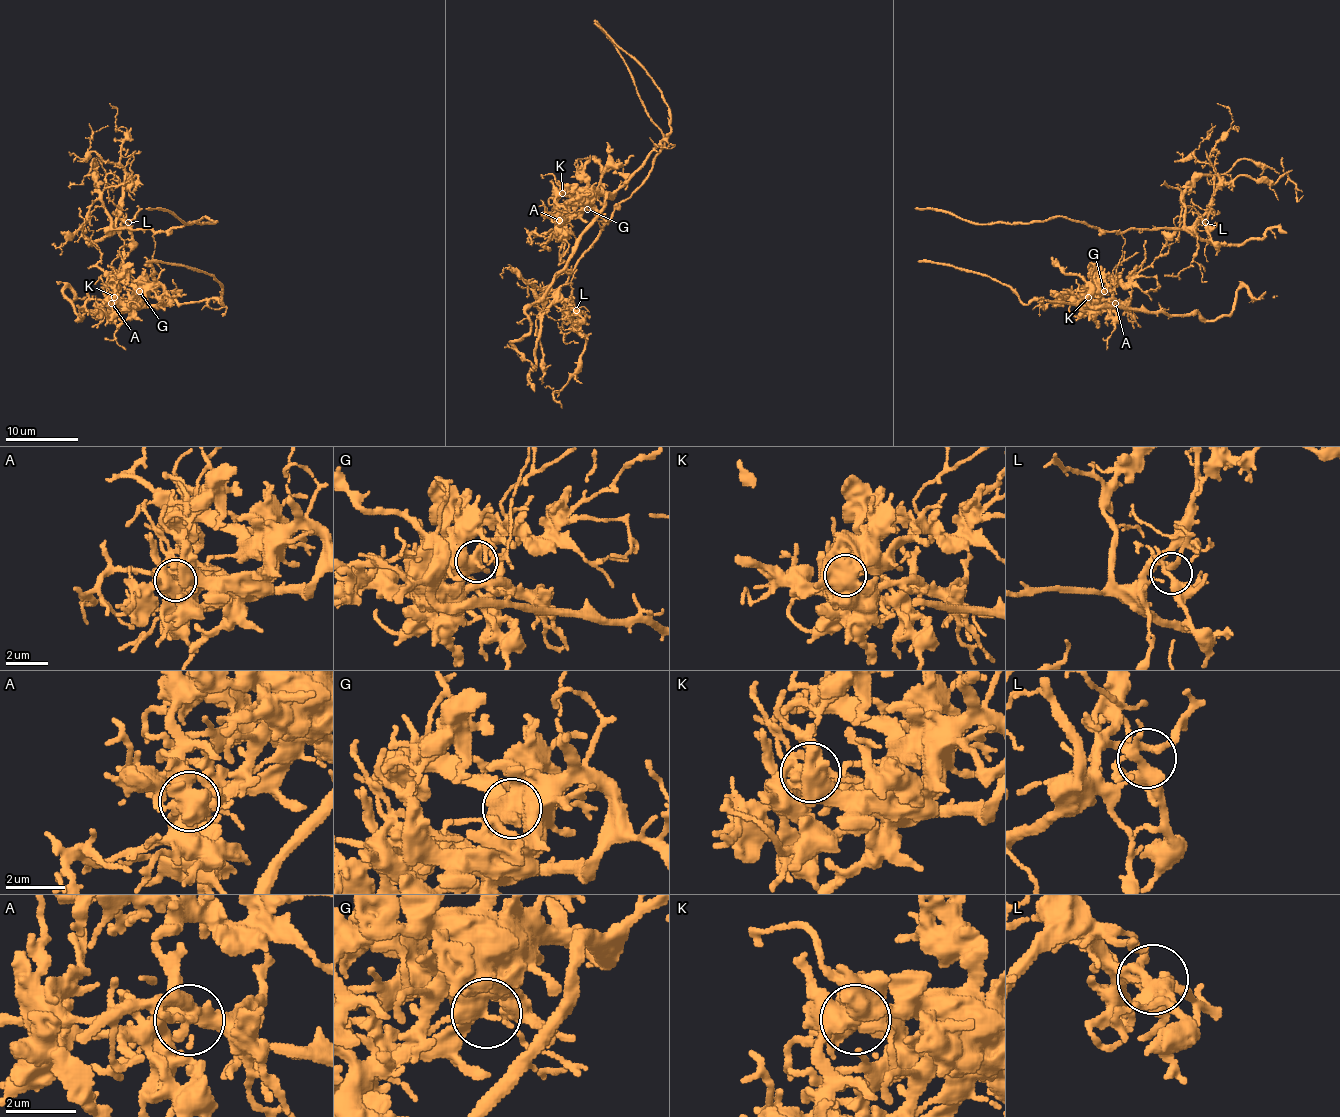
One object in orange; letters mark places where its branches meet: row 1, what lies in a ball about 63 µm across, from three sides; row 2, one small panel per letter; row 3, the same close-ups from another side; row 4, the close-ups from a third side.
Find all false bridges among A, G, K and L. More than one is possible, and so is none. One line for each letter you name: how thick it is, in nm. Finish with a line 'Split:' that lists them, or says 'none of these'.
G: calibre 460 nm
Split: G

